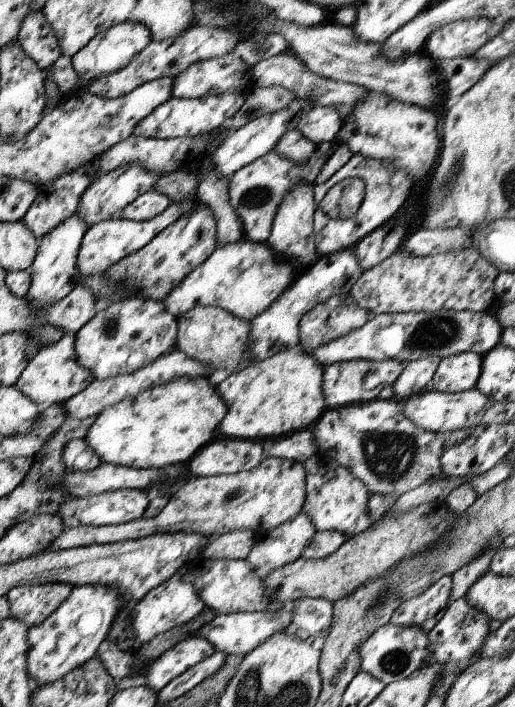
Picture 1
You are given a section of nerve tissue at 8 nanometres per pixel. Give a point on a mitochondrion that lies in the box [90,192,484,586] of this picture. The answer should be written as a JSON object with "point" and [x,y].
{"point":[391,456]}

